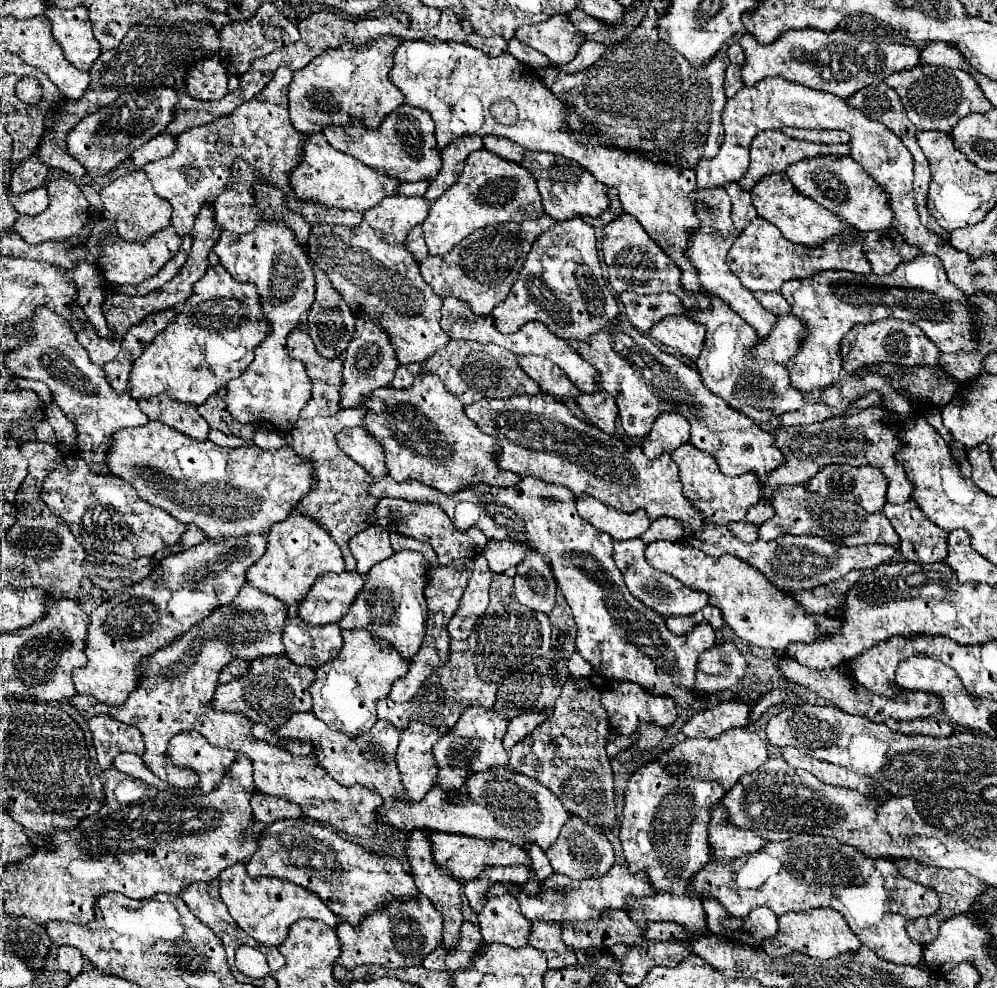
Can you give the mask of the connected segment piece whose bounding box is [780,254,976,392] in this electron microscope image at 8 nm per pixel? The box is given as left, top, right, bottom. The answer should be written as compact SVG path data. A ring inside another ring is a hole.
M920 254L910 262L900 262L892 274L884 276L884 282L888 286L880 286L880 276L874 272L860 276L846 270L822 270L814 274L814 278L788 280L782 284L780 294L790 304L792 314L804 324L804 338L798 346L796 356L792 356L790 364L786 366L790 372L790 384L796 390L820 390L840 378L840 342L848 334L848 330L860 322L900 318L920 326L942 352L970 352L976 348L968 298L962 290L948 282L942 262L936 256ZM838 280L854 280L854 284Z

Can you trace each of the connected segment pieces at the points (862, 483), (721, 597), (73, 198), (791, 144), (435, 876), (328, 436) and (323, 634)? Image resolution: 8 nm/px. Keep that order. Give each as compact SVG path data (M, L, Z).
M832 464L824 466L816 476L806 482L806 490L814 492L822 498L836 498L836 500L852 500L862 504L868 512L880 512L886 502L886 486L888 478L876 470L874 466L848 466L848 464Z
M686 540L678 542L650 542L646 544L646 560L652 568L662 570L678 578L684 586L706 592L710 604L720 608L724 622L736 632L738 638L766 648L780 650L792 642L814 642L820 634L832 634L840 628L840 622L828 614L806 614L796 606L796 600L788 592L776 590L762 572L754 566L744 564L740 558L732 554L724 556L708 556L702 550L694 548Z
M58 178L58 180L50 180L46 188L48 188L48 196L50 196L50 206L34 218L22 218L20 216L20 220L16 220L16 232L28 244L34 244L34 246L48 242L48 240L62 242L62 240L68 240L72 236L80 236L84 224L90 220L88 200L84 198L84 194L76 182L66 180L66 178Z
M760 132L754 140L752 140L752 148L750 148L750 166L748 172L744 174L744 178L740 180L740 186L744 190L750 190L754 186L754 182L758 182L764 174L772 174L772 172L786 172L786 168L794 162L800 162L804 158L814 158L814 156L828 156L828 154L838 154L838 156L848 156L850 154L850 146L848 144L814 144L814 142L806 142L806 140L794 140L782 132Z
M416 828L410 832L408 836L408 846L406 846L406 854L410 856L410 864L412 864L412 874L414 874L414 882L418 886L418 890L430 898L430 902L434 904L434 908L442 914L444 920L444 938L442 942L446 946L452 946L460 940L460 922L464 922L462 918L462 884L456 882L452 878L452 874L448 874L448 870L436 866L432 862L432 852L430 852L430 842L426 840L426 830L424 828Z
M340 408L334 416L326 416L326 418L318 416L312 420L300 418L296 426L292 428L292 448L296 450L298 456L308 458L314 464L314 472L316 472L312 488L298 500L294 512L306 518L312 518L324 530L328 530L328 534L334 538L334 542L342 550L346 572L352 572L356 568L356 560L348 548L348 540L376 522L376 516L374 516L376 498L368 494L368 486L372 484L374 478L362 466L358 466L352 458L344 456L334 436L342 428L360 426L362 418L364 418L364 408Z
M288 618L282 634L286 656L300 666L318 668L330 662L342 650L342 634L338 624L308 626L300 618Z

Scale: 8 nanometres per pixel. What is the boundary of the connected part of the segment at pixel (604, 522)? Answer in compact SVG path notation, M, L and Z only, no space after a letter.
M582 494L576 498L576 508L586 522L590 522L594 528L608 532L614 540L638 538L650 526L650 518L644 508L638 508L638 510L626 514L624 510L606 506L604 502L600 502L588 494Z

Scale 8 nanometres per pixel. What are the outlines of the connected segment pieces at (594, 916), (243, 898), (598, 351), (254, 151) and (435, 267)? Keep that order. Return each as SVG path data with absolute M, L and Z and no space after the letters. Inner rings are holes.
M614 864L610 872L606 872L600 878L586 878L586 880L574 880L564 874L552 874L540 884L540 892L536 896L530 896L522 890L518 884L504 884L496 882L488 886L484 898L492 896L502 896L502 894L512 894L516 896L520 904L520 912L524 914L526 920L544 920L544 922L566 922L566 920L600 920L606 912L612 910L628 910L628 900L630 898L640 898L640 896L654 896L656 890L650 882L650 876L646 872L632 874L626 864Z
M242 862L220 872L220 898L228 906L230 916L254 938L286 938L290 926L300 918L320 920L330 928L336 928L338 924L338 916L318 894L312 894L310 890L292 882L284 882L280 878L250 878L246 872L246 864Z
M620 318L612 322L612 326L604 326L596 338L590 338L588 346L580 346L580 342L570 342L570 346L598 370L596 382L616 398L620 422L628 436L644 436L660 412L680 410L692 426L690 442L712 454L724 474L744 474L750 470L764 480L772 468L784 462L784 456L774 446L768 432L712 394L692 366L652 344L648 334L632 328L630 322Z
M280 68L274 72L274 78L268 82L268 86L256 94L252 100L244 102L240 108L236 108L232 114L228 116L222 116L210 124L204 124L204 126L196 126L196 128L190 128L182 134L176 136L176 150L168 156L168 158L162 158L162 160L156 160L156 162L148 162L144 166L144 174L148 176L148 180L152 182L154 186L154 192L168 200L174 208L172 212L172 226L176 228L176 232L180 236L188 234L202 210L202 206L206 204L214 204L214 200L224 194L232 184L232 166L234 166L234 160L246 160L254 170L256 170L256 176L262 178L262 184L266 186L272 186L276 190L282 190L282 194L286 196L286 208L294 214L300 214L310 226L314 224L350 224L350 226L356 226L360 224L362 220L362 214L356 214L356 212L344 212L344 210L328 210L328 208L322 208L322 206L312 206L312 204L304 204L300 202L298 198L294 198L294 194L290 192L288 188L288 170L292 166L296 166L296 160L300 160L300 146L304 142L304 134L296 132L294 126L290 124L290 118L288 118L288 84L292 80L292 70L290 68Z
M544 214L542 218L532 220L532 222L522 222L522 224L506 222L506 224L482 228L472 234L472 240L462 240L462 244L458 244L444 258L428 256L420 224L408 232L408 238L404 244L406 244L408 252L412 252L416 256L416 260L426 256L420 262L420 274L438 296L442 296L442 298L456 296L460 300L466 300L478 314L490 314L492 308L496 304L500 304L506 298L506 294L510 292L510 288L516 282L518 272L524 264L524 258L530 252L532 244L540 238L540 232L544 232L552 226L554 226L554 220Z

